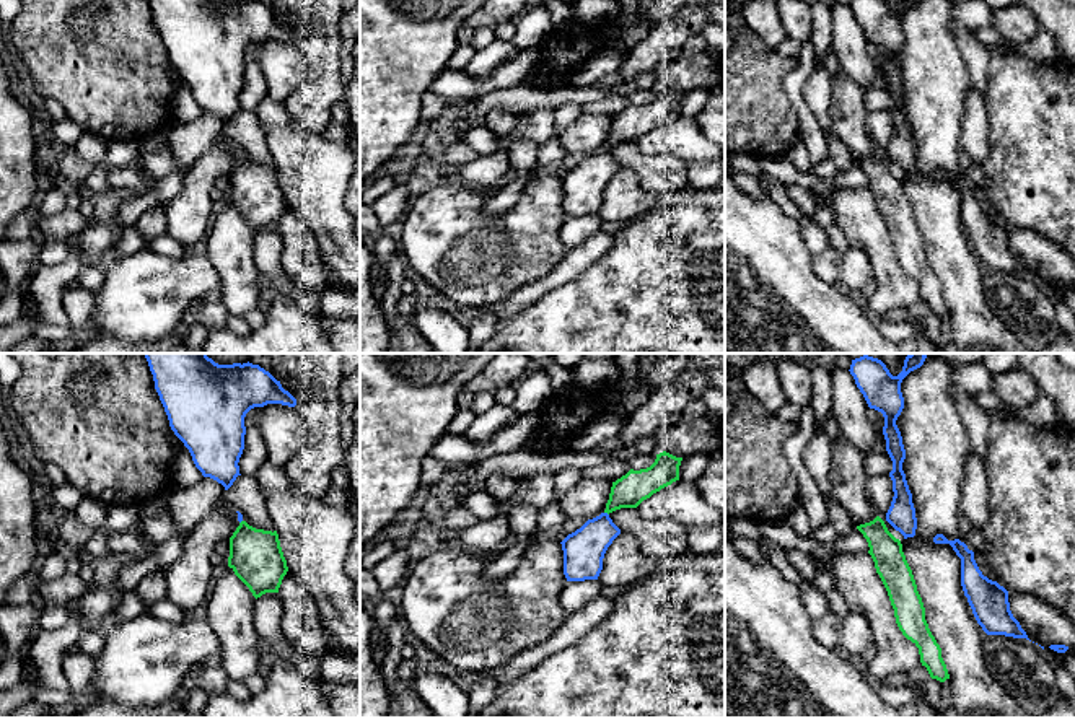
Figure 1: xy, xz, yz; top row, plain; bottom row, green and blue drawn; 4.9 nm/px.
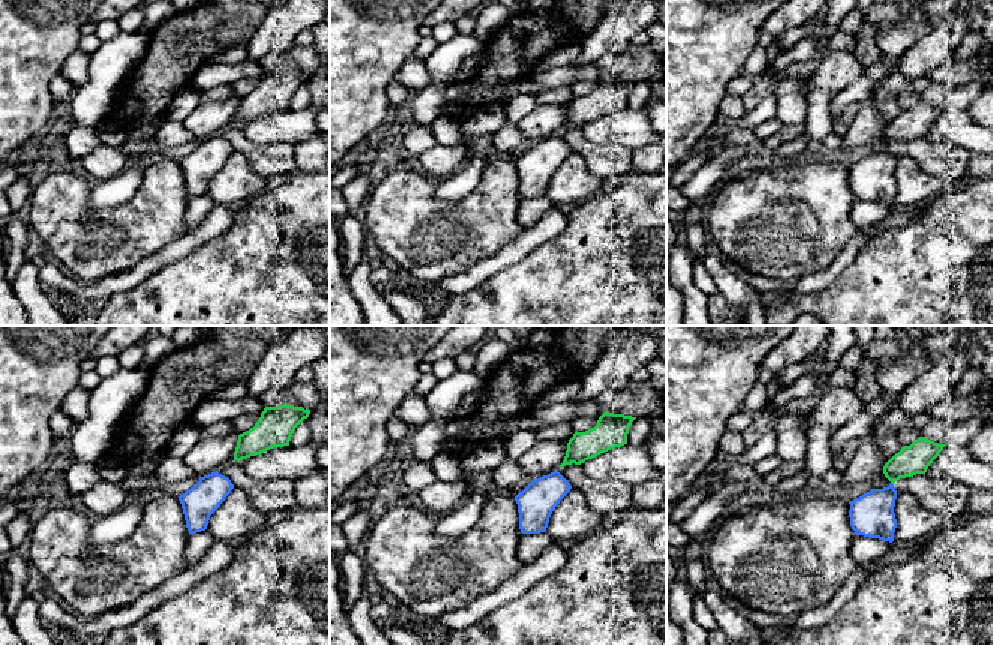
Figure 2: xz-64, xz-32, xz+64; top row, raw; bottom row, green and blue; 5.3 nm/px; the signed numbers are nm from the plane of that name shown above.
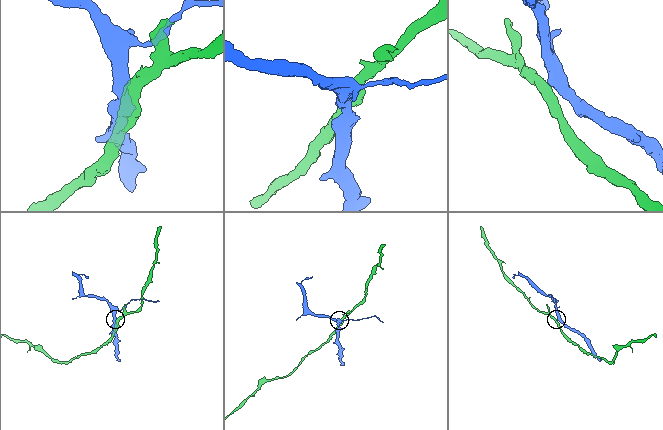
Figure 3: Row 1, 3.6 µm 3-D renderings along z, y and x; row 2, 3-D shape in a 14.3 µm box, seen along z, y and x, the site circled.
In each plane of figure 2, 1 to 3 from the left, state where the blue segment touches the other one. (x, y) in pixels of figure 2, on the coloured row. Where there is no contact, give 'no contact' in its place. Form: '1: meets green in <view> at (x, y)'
1: no contact
2: no contact
3: no contact

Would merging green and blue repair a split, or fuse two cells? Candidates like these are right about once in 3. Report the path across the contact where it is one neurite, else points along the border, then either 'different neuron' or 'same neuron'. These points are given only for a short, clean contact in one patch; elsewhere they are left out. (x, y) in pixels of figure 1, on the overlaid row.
different neuron

